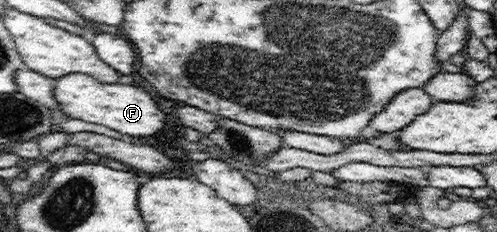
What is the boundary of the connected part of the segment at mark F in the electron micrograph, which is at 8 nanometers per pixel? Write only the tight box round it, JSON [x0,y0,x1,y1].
[54,72,165,136]

